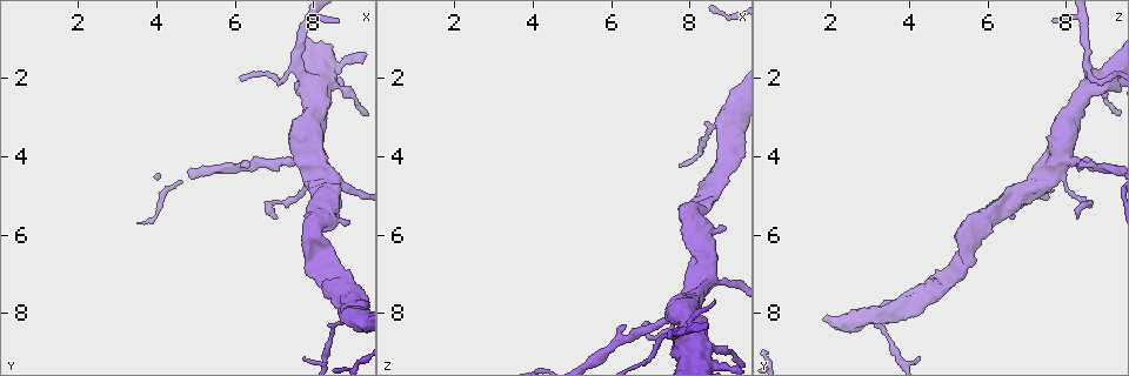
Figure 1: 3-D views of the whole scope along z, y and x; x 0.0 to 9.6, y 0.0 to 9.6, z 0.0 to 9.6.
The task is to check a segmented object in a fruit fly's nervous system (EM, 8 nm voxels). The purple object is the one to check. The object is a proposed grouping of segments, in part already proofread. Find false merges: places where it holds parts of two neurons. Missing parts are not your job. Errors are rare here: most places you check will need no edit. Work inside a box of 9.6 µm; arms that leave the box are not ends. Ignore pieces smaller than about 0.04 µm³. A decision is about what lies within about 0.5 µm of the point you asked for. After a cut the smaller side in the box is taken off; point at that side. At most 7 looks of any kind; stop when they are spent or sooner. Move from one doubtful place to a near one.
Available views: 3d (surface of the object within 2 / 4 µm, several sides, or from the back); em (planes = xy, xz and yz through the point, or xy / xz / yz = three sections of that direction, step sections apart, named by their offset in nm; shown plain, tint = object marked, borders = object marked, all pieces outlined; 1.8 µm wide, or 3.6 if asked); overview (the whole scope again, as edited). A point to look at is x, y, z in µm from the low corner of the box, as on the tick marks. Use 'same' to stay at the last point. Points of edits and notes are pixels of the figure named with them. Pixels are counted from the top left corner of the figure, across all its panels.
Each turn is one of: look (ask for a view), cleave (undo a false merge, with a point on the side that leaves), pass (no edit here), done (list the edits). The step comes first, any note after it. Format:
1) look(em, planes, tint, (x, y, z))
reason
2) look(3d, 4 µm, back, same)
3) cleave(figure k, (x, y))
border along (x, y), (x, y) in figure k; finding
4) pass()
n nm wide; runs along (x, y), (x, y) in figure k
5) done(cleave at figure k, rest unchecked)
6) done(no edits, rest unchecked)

look(3d, 4 µm, (7.30, 2.00, 8.60))
three arms meet

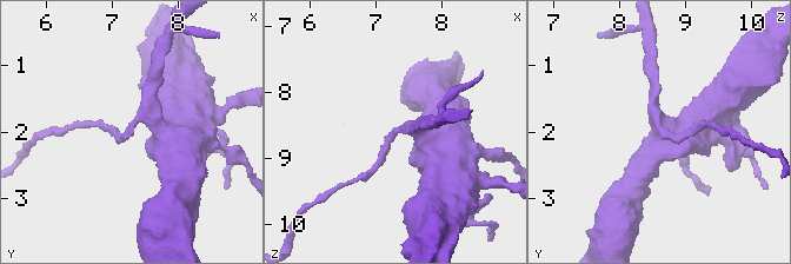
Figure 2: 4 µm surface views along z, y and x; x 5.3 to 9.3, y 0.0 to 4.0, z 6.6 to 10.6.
look(em, planes, tint, (7.25, 1.95, 8.60))

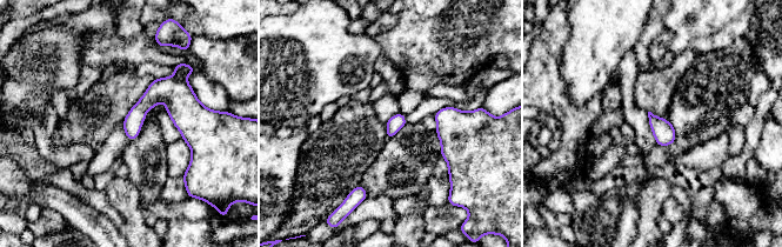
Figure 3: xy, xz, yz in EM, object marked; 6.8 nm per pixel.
pass()
all the same neuron

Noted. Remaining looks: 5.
look(em, 3.6 µm, yz, step 4, tint, (7.60, 4.05, 7.95))
three-way junction

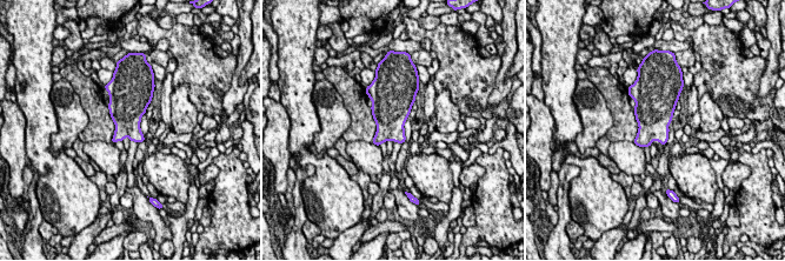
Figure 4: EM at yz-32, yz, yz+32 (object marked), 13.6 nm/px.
look(em, 3.6 µm, planes, tint, same)
another direction

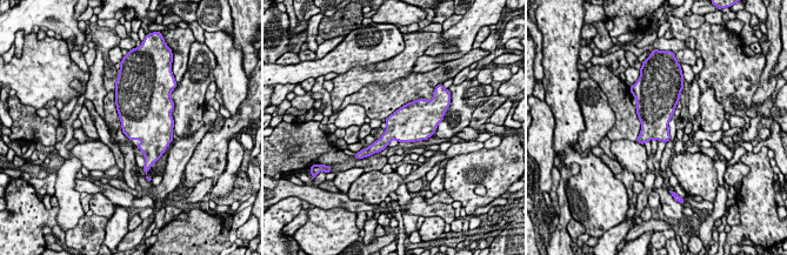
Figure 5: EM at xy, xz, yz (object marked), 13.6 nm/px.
pass()
one neuron here

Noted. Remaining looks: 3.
look(em, 3.6 µm, planes, tint, (8.90, 8.05, 3.20))
two arms in line, one across

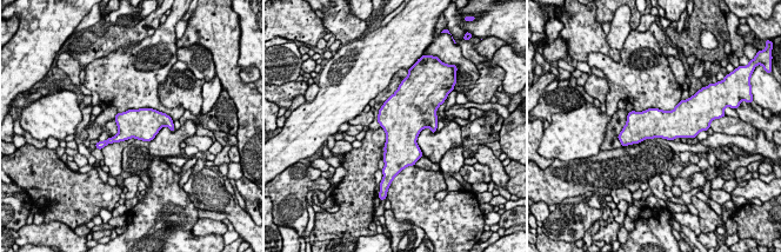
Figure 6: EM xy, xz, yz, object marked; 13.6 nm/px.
pass()
continuous, no second neuron

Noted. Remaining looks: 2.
done(no edits, rest unchecked)

